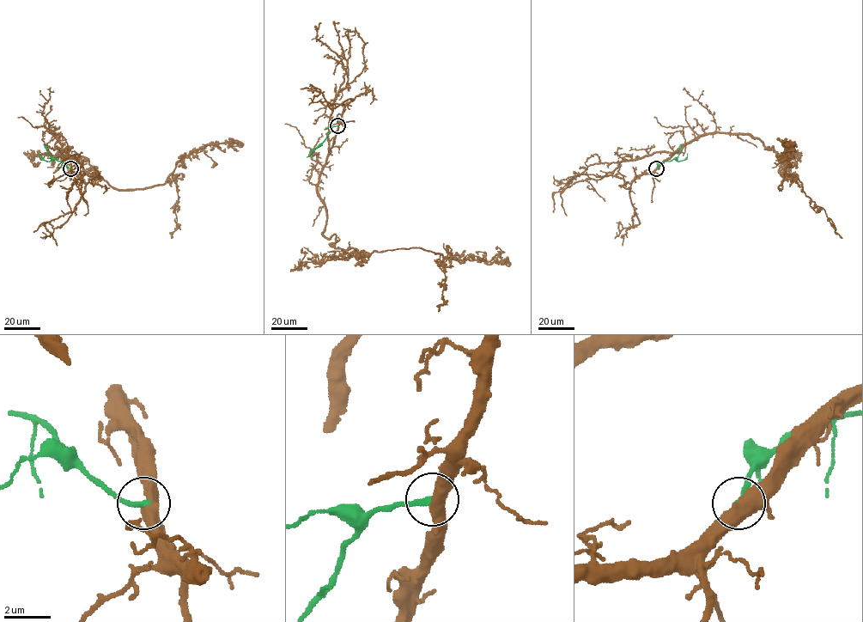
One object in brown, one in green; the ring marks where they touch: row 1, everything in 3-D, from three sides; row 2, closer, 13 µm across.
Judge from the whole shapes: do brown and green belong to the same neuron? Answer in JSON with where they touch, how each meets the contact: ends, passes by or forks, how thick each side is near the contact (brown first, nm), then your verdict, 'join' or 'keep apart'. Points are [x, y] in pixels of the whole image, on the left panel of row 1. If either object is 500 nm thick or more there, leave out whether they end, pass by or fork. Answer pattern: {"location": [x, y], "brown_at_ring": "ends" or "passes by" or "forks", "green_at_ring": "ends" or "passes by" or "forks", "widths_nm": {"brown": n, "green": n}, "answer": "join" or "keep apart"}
{"location": [70, 168], "widths_nm": {"brown": 550, "green": 260}, "answer": "keep apart"}

